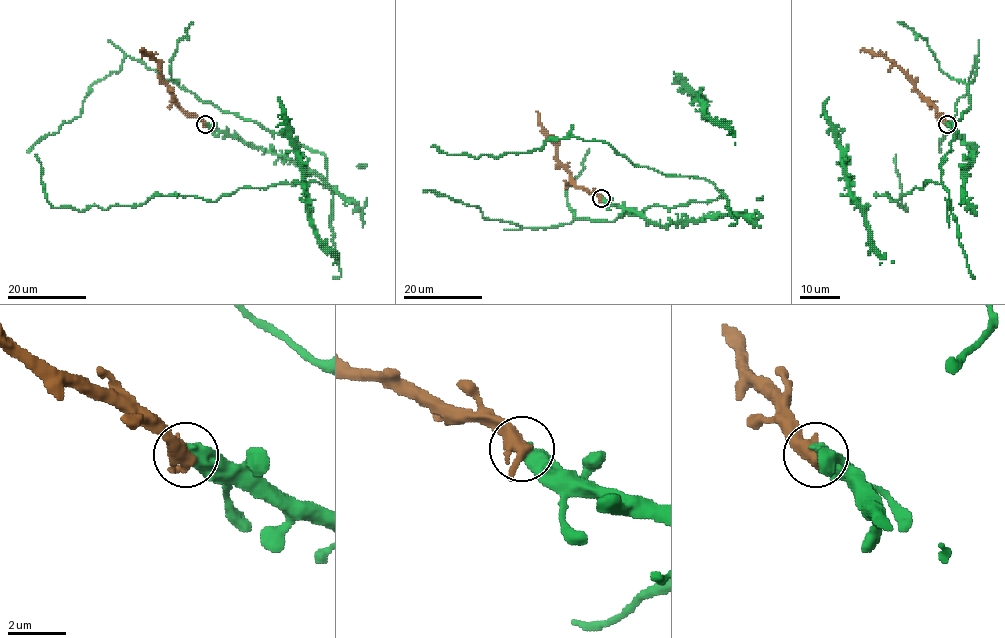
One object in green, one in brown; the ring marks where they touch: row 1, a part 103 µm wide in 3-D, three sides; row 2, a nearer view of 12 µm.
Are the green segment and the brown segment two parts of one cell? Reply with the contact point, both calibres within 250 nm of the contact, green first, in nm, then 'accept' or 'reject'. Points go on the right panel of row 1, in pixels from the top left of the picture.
(947, 124) | 550/440 nm | accept

